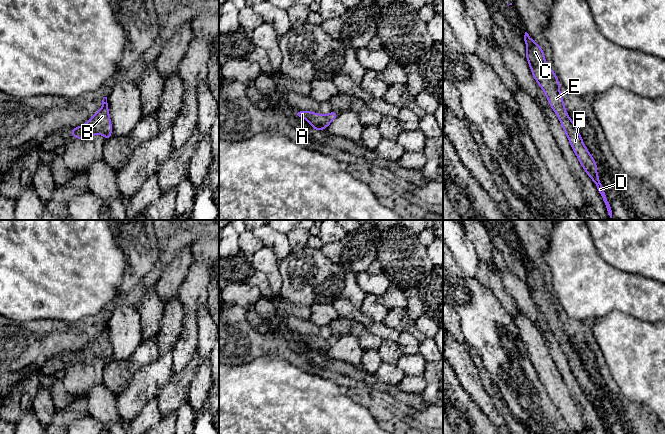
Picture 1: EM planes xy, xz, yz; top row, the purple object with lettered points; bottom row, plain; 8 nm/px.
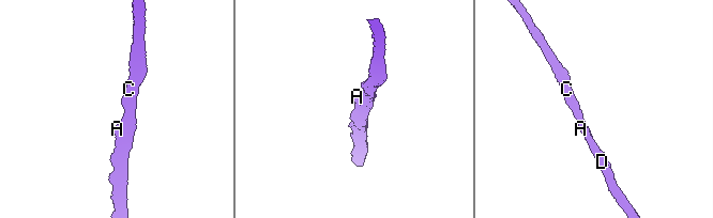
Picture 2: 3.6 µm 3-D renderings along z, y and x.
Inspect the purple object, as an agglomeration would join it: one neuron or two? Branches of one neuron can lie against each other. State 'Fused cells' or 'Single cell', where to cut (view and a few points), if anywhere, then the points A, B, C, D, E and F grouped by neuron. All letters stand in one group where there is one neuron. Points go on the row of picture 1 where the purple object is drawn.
Single cell. No split. Groups: A B C D E F

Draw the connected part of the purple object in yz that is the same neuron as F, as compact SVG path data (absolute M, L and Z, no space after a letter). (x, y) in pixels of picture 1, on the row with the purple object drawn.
M527 32L524 35L526 44L526 60L530 66L531 73L546 95L549 105L557 115L561 126L563 127L573 152L577 156L582 168L591 178L603 201L606 205L608 215L612 218L612 210L607 201L604 188L600 183L600 176L597 174L597 162L586 148L584 141L579 133L577 125L573 122L566 109L563 96L560 94L560 83L556 73L548 66L542 48L529 36Z

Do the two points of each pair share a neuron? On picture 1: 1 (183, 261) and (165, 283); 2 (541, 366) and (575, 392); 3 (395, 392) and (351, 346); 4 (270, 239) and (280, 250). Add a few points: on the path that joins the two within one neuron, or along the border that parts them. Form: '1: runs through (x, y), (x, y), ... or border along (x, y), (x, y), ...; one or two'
1: runs through (178, 266), (170, 278); one
2: border along (555, 364), (572, 401), (577, 406); two
3: border along (335, 359), (358, 366); two
4: runs through (273, 240), (280, 247); one

